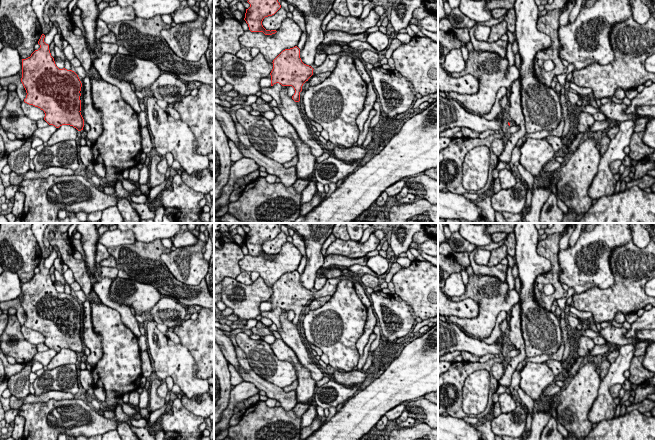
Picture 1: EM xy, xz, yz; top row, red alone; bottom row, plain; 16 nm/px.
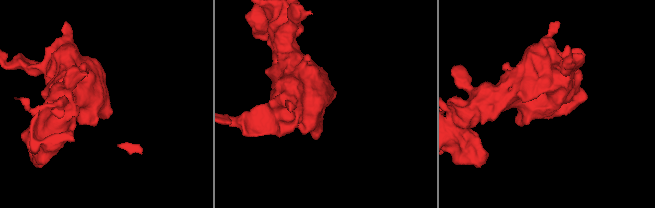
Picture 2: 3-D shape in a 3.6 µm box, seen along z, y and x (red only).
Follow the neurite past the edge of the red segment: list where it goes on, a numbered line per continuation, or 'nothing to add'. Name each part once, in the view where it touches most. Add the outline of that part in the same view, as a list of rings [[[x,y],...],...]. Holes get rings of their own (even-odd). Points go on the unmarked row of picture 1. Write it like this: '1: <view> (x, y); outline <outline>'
1: xz (329, 288); outline [[[329,278],[327,279],[325,285],[313,294],[313,299],[320,298],[328,295],[333,295],[337,289],[337,285],[342,279],[339,278]]]

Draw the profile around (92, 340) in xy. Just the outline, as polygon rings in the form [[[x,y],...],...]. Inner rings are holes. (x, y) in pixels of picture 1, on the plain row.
[[[87,300],[83,305],[83,343],[84,347],[90,350],[86,361],[90,364],[91,370],[96,366],[102,357],[102,338],[94,331],[91,317],[91,304]]]

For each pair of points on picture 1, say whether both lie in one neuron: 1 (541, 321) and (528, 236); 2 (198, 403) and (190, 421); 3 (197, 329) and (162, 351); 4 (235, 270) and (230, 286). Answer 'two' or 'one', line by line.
1: one
2: two
3: two
4: two

